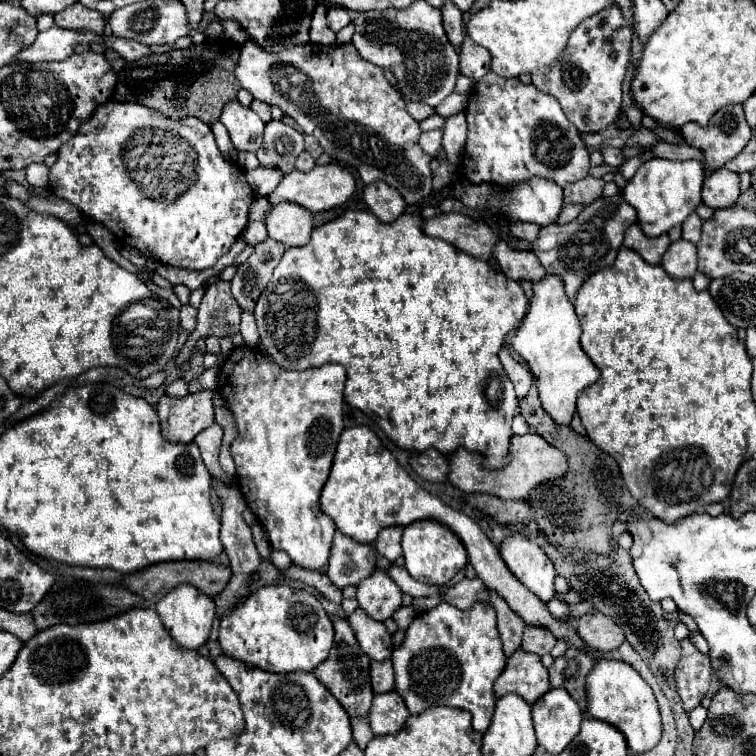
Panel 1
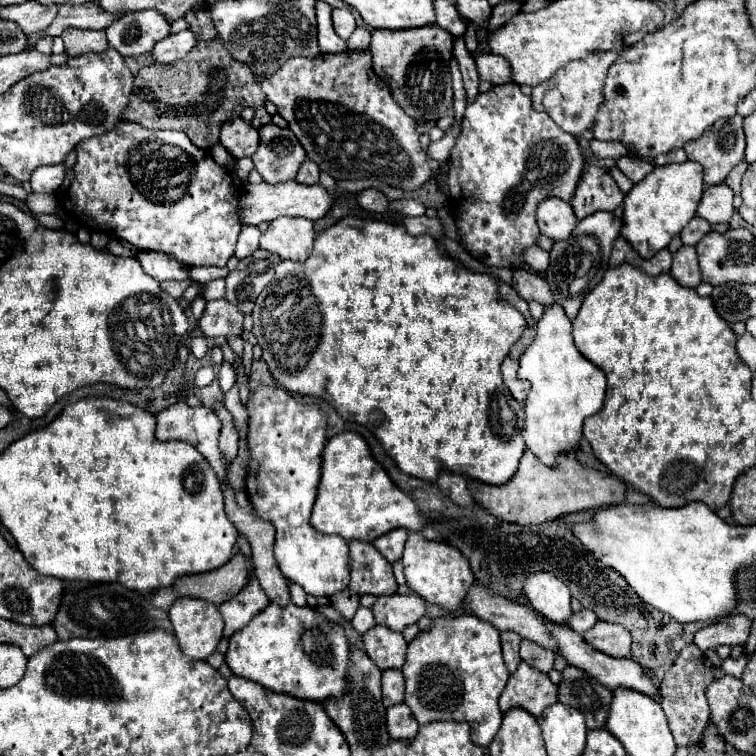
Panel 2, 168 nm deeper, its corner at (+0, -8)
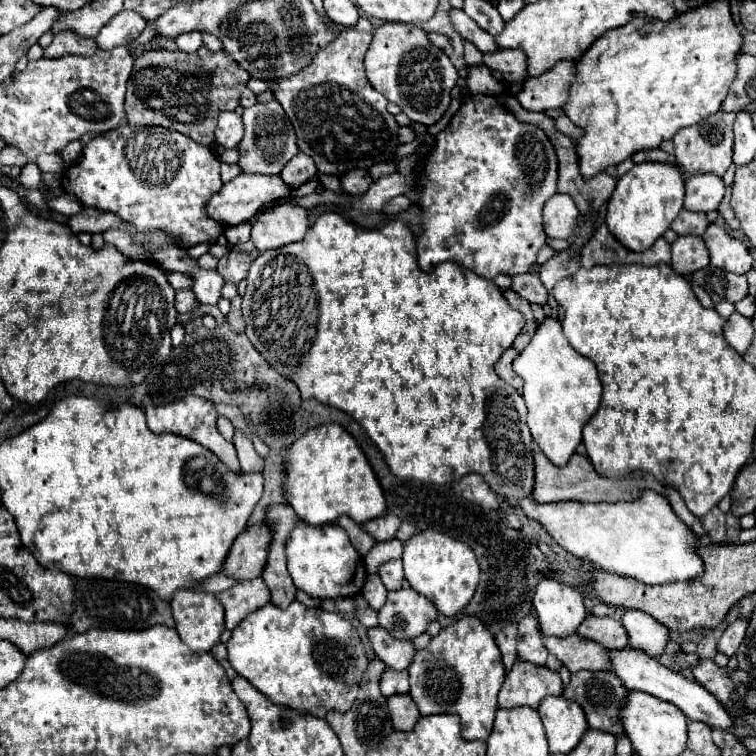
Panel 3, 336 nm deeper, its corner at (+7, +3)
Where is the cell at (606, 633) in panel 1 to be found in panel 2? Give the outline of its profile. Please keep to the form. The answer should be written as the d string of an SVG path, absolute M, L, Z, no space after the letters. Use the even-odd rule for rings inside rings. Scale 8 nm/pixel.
M598 622L582 636L592 648L610 654L614 658L624 658L630 654L630 632L620 624Z

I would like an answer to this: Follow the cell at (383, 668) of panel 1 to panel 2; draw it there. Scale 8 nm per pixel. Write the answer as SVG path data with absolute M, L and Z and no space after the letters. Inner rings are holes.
M400 670L382 672L382 698L384 706L394 706L404 702L404 676Z

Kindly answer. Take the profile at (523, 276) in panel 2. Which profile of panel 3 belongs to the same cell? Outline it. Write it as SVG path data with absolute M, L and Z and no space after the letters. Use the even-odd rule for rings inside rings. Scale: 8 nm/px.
M537 273L513 275L511 289L519 293L523 299L527 299L529 303L537 303L537 305L547 303L547 289L541 285L541 279L537 277Z

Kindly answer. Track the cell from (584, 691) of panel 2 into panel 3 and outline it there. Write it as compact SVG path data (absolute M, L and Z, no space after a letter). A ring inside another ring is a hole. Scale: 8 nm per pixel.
M577 671L577 673L571 673L569 685L563 689L565 699L577 701L581 705L581 709L587 715L587 721L589 721L591 729L597 729L597 731L601 729L601 731L607 731L607 733L613 733L613 735L621 733L617 711L619 711L621 701L625 699L625 695L627 695L627 689L609 671Z

